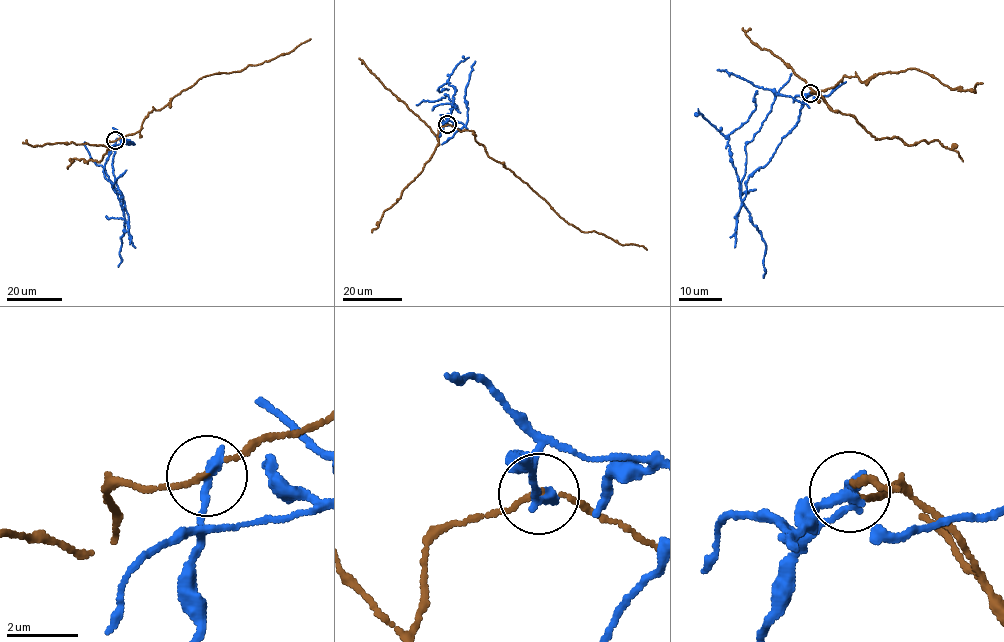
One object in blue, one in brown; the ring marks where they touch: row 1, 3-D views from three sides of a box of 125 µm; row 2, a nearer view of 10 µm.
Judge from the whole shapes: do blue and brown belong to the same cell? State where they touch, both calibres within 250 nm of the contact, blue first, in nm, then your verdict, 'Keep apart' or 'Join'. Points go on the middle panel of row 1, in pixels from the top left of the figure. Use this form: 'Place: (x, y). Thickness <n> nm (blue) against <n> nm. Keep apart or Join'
Place: (447, 124). Thickness 320 nm (blue) against 110 nm. Keep apart

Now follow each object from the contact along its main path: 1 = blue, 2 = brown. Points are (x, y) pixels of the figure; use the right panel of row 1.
1: (810, 92), (799, 121), (782, 138), (770, 161), (748, 178), (740, 207), (745, 147), (791, 74)
2: (810, 93), (832, 87), (845, 76), (863, 83), (908, 68), (952, 90), (974, 93), (974, 86), (982, 83)

